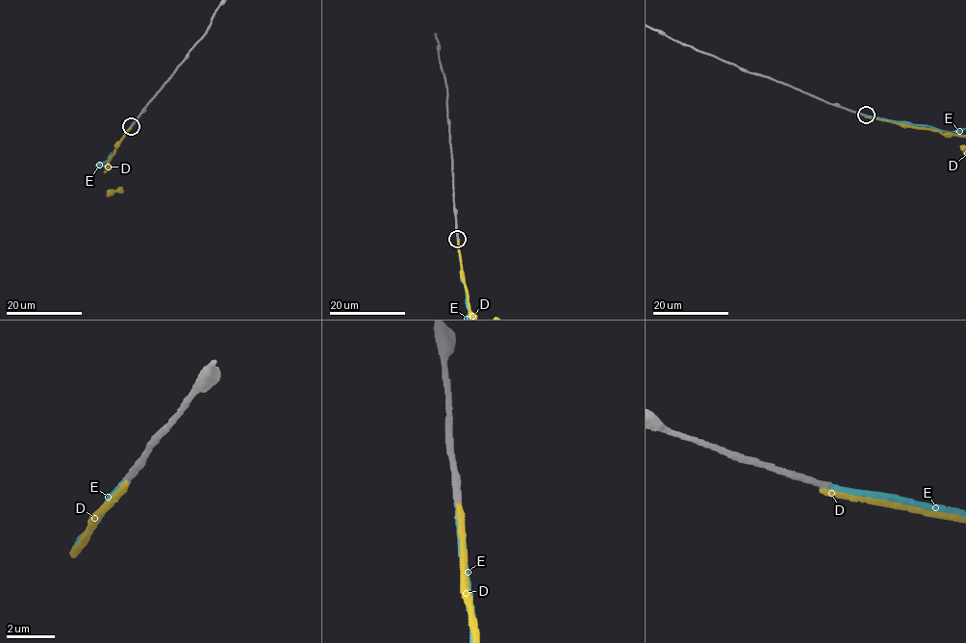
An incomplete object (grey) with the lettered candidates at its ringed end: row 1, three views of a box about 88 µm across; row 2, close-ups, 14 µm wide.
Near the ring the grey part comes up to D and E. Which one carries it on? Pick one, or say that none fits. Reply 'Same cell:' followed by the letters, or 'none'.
Same cell: E

